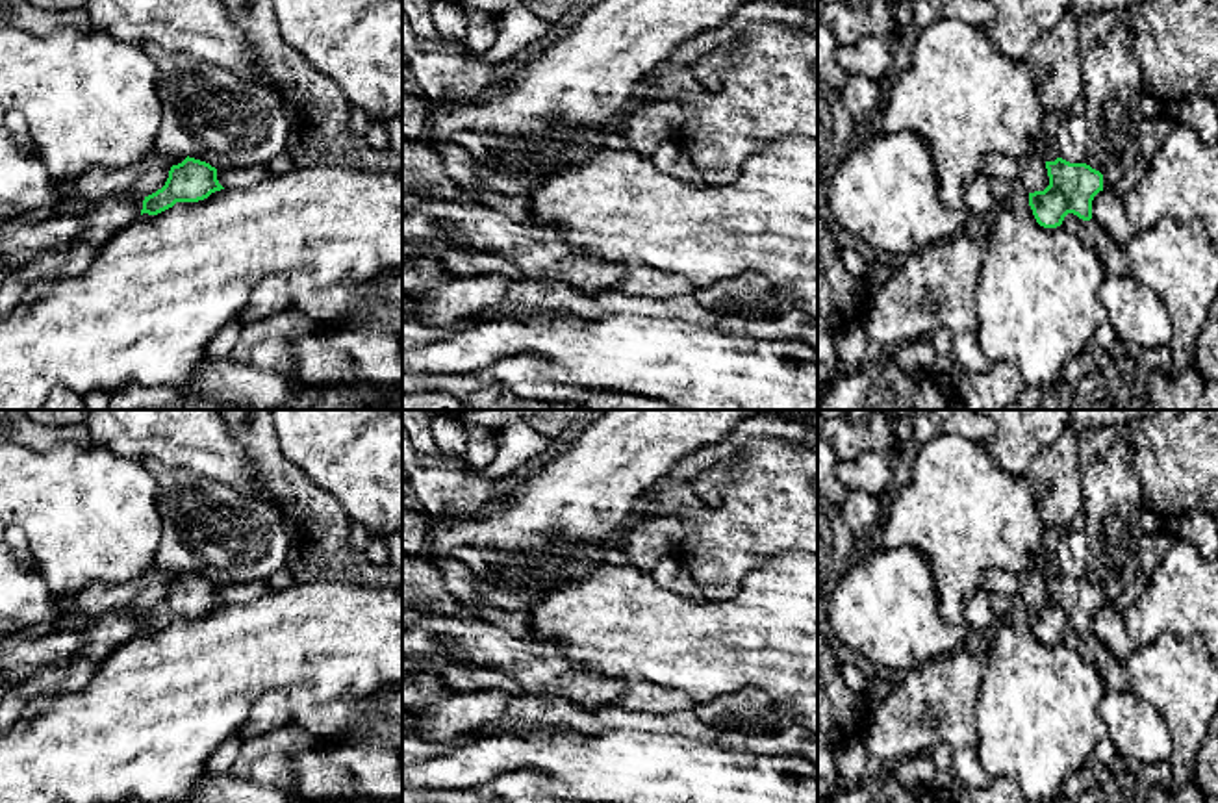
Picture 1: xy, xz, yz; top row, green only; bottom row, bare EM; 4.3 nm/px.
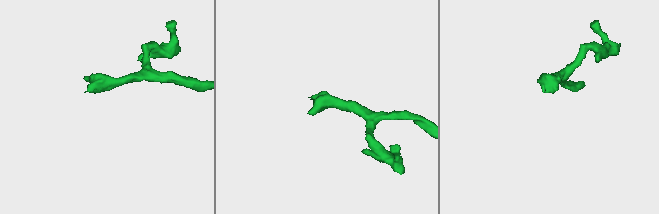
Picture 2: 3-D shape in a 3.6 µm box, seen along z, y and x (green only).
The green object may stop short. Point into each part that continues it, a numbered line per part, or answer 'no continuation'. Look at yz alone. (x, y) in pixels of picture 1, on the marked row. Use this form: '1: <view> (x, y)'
no continuation

